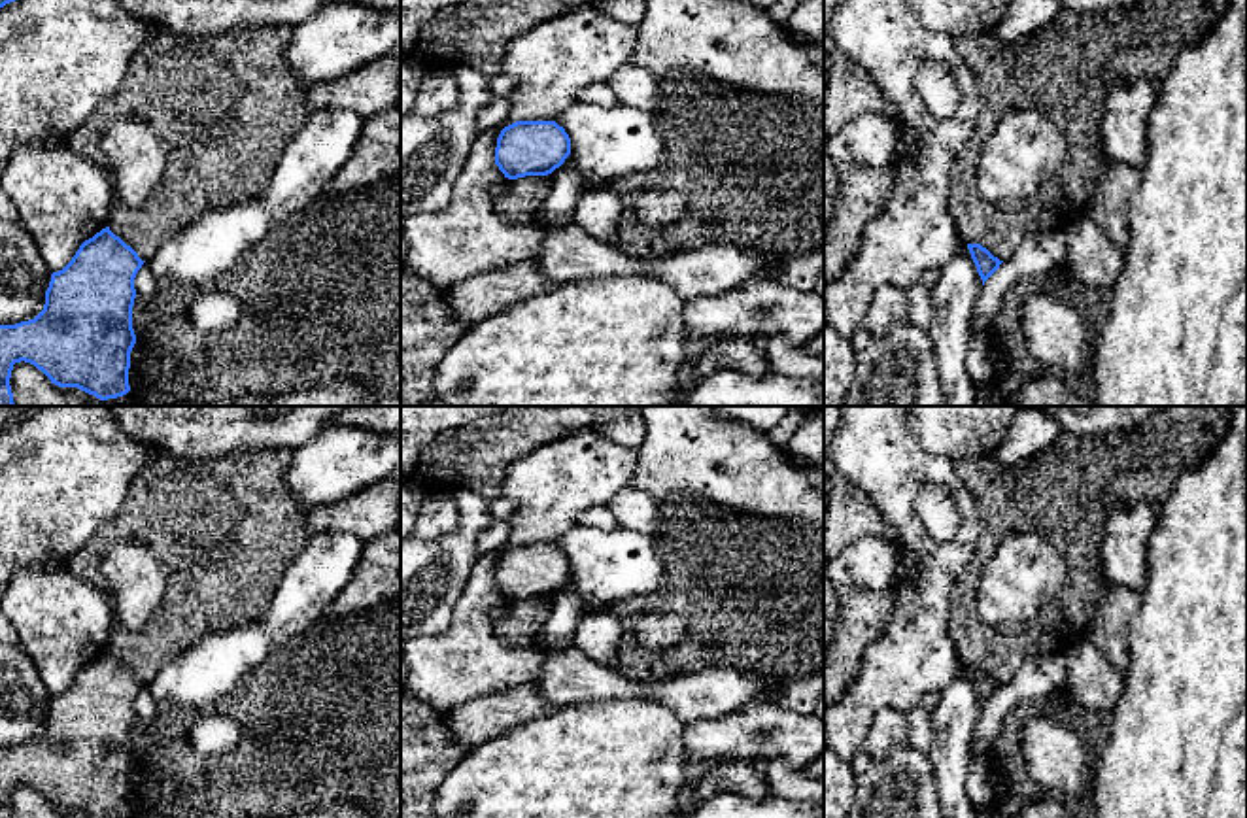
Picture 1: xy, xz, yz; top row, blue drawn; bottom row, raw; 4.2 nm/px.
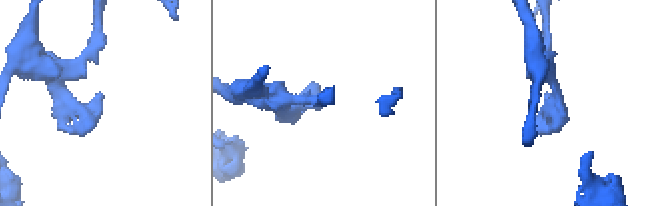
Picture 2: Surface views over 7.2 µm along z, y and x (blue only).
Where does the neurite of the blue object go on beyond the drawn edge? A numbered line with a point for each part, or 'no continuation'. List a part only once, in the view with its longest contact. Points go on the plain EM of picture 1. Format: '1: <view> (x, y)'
no continuation

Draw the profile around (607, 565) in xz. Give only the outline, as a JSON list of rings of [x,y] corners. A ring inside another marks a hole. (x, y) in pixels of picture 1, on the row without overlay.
[[[576,523],[555,546],[569,557],[574,591],[588,608],[650,595],[663,582],[663,561],[650,535]]]

